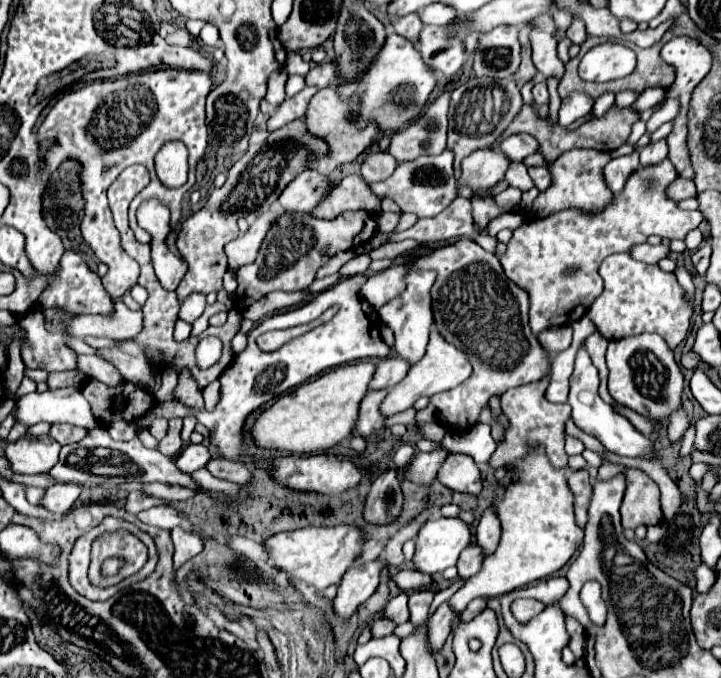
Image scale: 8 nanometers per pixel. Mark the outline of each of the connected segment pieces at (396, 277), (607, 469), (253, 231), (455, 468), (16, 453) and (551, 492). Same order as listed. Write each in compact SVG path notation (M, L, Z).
M461 238L449 246L435 248L411 264L395 264L383 272L369 276L361 294L377 311L405 290L405 274L411 270L435 270L437 278L431 288L431 308L439 334L453 346L463 350L473 366L473 374L455 390L439 392L431 402L439 410L439 420L453 428L465 430L477 424L479 412L489 404L493 394L503 394L509 388L537 382L549 374L551 360L541 348L535 334L529 330L527 312L529 298L515 282L511 282L495 254L485 252L477 242Z
M603 460L599 468L599 480L609 480L617 474L625 476L625 498L621 504L621 524L623 528L635 530L639 524L645 522L661 522L663 512L659 504L659 488L657 484L637 468L627 468L619 464L611 464Z
M273 210L273 212L263 214L261 218L257 218L255 224L251 224L251 228L243 236L239 236L237 240L233 240L225 246L231 272L237 272L241 266L251 264L257 258L257 252L259 252L259 246L261 246L263 238L267 236L269 228L281 216L285 216L285 210Z
M449 454L439 466L437 480L455 492L473 496L481 492L481 472L473 458L467 454Z
M51 436L45 438L19 438L15 444L3 446L11 468L19 474L39 474L49 472L59 458L59 442Z
M529 446L527 454L523 458L519 458L519 462L513 462L511 466L507 466L507 476L497 482L497 490L495 490L495 496L491 502L491 506L495 508L497 518L501 522L499 546L493 554L489 554L483 560L479 574L471 576L465 582L465 586L457 594L451 596L449 602L451 602L451 610L455 610L455 614L459 614L473 598L503 596L507 592L513 592L515 588L521 588L525 584L531 584L535 580L551 576L553 572L561 570L571 560L571 556L583 542L583 528L579 528L575 522L573 496L571 496L565 474L567 474L567 466L565 466L565 470L555 470L551 466L543 446Z

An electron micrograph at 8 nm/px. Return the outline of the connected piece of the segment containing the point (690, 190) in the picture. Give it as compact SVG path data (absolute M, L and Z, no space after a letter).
M677 176L675 182L671 182L671 186L667 188L667 194L671 194L671 200L679 202L683 198L693 198L697 194L693 180L685 180L681 176Z

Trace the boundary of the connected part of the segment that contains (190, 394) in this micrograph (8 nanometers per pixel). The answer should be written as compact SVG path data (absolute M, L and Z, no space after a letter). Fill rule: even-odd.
M183 374L177 388L175 388L175 400L183 402L185 406L191 406L191 408L197 408L197 410L204 409L204 400L202 396L202 390L195 388L197 384L191 382L191 376L189 374Z

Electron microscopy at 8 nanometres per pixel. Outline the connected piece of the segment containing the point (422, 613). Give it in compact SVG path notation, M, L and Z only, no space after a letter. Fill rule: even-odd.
M417 590L409 596L409 612L411 612L411 622L413 624L425 624L429 606L433 600L435 592L433 590Z

